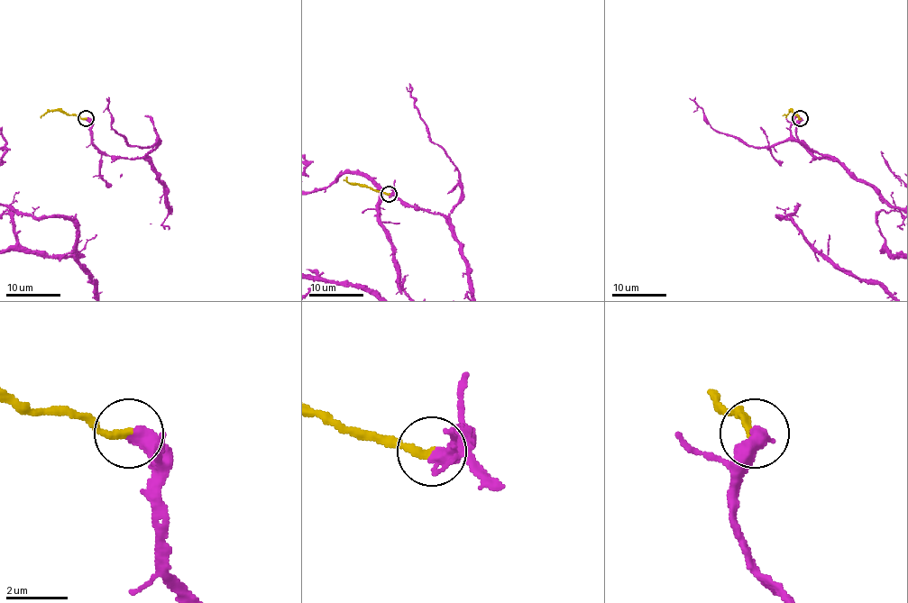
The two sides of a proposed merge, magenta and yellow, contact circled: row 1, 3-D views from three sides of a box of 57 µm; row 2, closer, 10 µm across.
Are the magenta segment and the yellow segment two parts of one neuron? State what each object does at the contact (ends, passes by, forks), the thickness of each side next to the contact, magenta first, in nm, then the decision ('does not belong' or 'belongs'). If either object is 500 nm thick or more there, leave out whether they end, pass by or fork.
magenta ends; yellow ends; calibres 480 and 280 nm; belongs

